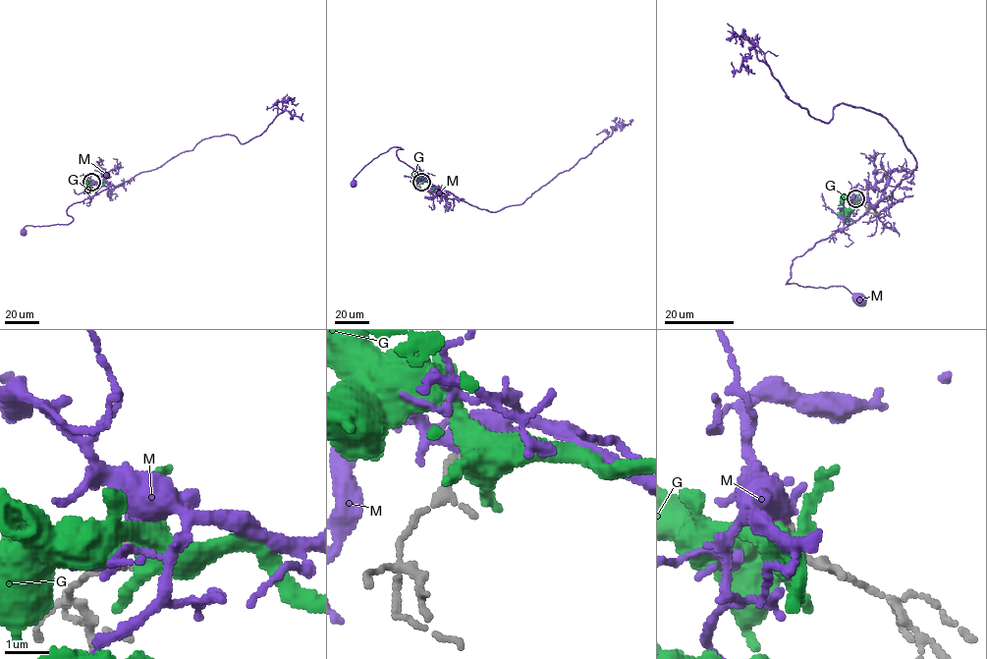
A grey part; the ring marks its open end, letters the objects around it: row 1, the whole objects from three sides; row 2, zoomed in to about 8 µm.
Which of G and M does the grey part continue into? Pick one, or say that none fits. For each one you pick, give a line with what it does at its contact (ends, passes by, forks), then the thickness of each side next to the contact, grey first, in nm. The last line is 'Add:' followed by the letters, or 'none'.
M: it ends there; 280 nm thick on the grey side, 600 nm on the other
Add: M

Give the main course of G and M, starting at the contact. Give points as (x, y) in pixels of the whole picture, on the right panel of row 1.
G: (855, 199), (856, 203), (865, 199), (874, 205)
M: (855, 198), (867, 197), (870, 206), (850, 224), (794, 259), (786, 283), (844, 286), (858, 294), (859, 299)

